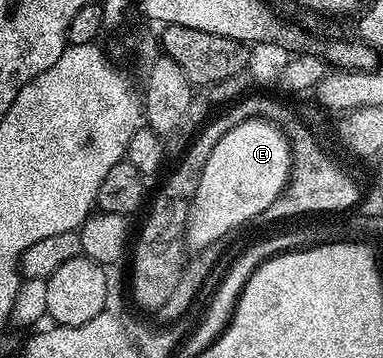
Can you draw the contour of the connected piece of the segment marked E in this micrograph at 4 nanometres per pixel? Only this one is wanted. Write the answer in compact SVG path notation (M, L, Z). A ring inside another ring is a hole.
M250 119L231 127L206 159L197 189L192 193L184 240L198 251L227 238L240 225L257 221L283 191L291 167L289 140L280 125Z

